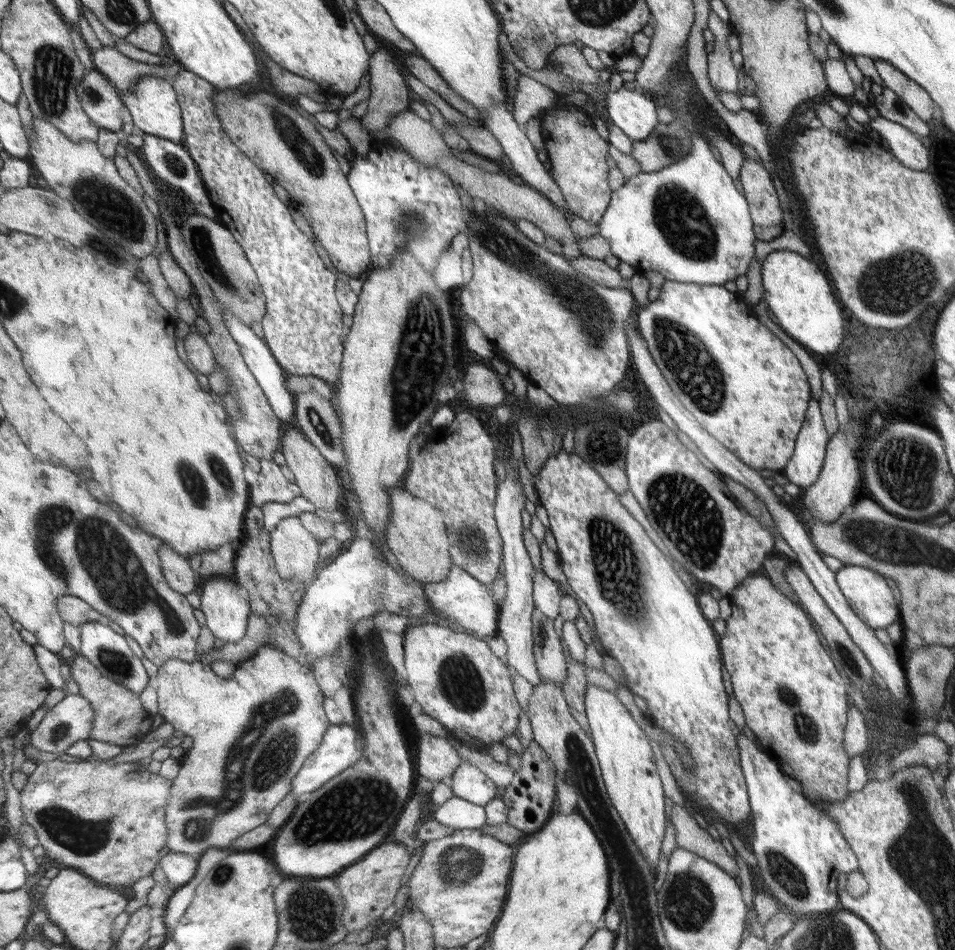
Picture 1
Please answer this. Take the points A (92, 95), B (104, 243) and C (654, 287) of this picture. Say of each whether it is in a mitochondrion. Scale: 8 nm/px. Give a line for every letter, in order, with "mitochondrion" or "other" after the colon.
A: mitochondrion
B: mitochondrion
C: other

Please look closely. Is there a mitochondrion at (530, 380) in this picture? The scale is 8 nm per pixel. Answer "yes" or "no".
no

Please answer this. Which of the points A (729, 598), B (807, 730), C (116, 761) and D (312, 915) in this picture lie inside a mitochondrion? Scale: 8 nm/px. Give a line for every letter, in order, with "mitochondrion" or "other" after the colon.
A: other
B: mitochondrion
C: other
D: mitochondrion

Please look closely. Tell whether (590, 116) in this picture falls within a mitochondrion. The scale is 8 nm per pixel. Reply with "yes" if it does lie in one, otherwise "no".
no

